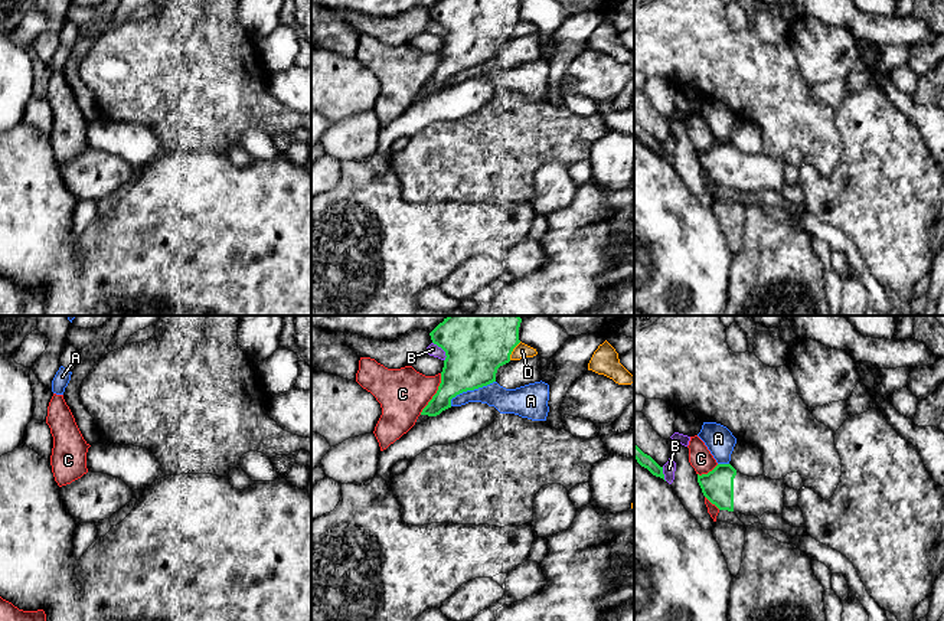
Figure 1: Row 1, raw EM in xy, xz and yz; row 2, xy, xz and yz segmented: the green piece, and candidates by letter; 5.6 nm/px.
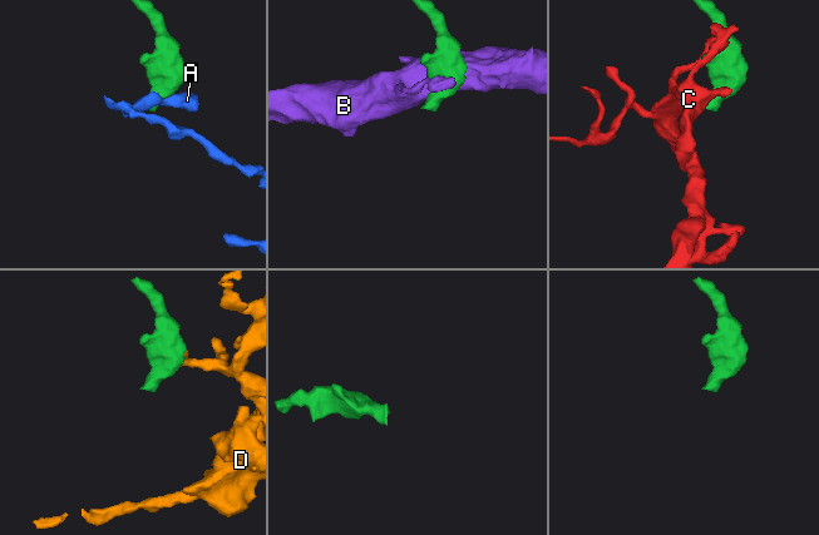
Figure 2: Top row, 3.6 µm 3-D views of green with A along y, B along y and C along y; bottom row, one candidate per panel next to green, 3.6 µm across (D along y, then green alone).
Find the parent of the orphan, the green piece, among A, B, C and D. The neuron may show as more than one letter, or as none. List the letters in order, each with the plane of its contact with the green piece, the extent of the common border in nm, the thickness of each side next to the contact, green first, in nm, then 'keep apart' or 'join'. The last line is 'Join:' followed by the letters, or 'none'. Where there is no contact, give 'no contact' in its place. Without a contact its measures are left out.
A: xz | 300 nm | 320/140 nm | keep apart
B: xz | 130 nm | 320/70 nm | keep apart
C: xz | 260 nm | 280/280 nm | keep apart
D: xz | 120 nm | 320/90 nm | keep apart
Join: none

